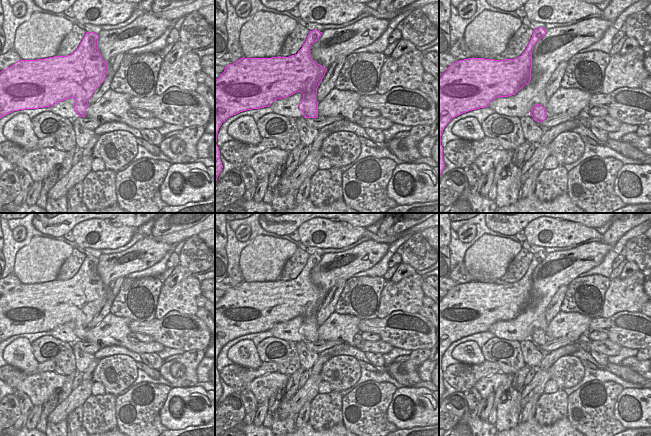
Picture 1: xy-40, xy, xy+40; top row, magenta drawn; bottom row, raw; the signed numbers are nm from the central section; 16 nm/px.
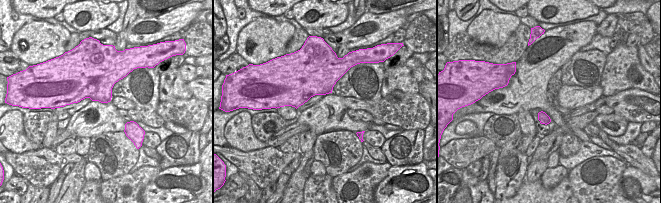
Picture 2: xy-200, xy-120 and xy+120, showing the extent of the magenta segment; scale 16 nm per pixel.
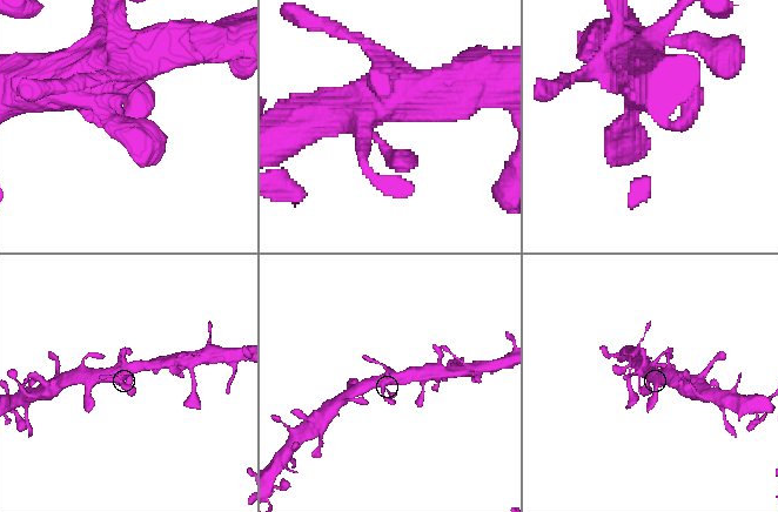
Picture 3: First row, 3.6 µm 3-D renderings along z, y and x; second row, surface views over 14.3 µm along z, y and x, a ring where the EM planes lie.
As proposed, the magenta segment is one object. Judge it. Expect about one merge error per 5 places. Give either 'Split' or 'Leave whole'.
Leave whole.

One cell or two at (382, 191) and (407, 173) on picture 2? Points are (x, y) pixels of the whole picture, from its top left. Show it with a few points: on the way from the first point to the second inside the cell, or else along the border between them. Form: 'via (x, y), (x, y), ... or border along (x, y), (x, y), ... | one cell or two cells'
via (387, 184), (391, 177), (400, 174) | one cell

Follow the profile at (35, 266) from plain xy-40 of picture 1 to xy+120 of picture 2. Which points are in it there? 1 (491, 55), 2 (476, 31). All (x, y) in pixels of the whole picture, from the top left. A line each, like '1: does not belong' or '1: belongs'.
1: does not belong
2: belongs

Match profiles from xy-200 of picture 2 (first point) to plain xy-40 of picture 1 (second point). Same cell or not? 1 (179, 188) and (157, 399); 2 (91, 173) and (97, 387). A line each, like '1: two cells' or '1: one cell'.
1: two cells
2: one cell

